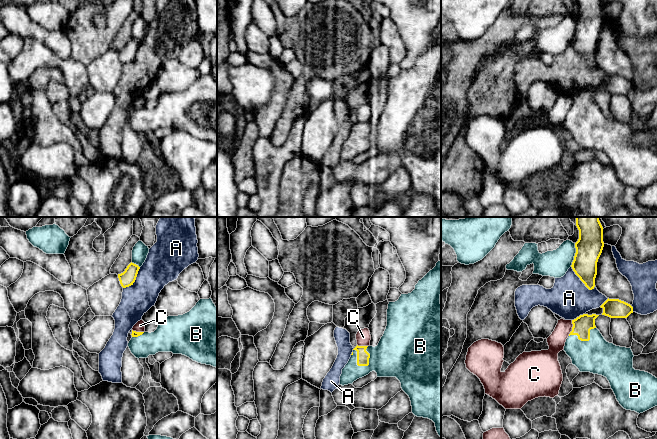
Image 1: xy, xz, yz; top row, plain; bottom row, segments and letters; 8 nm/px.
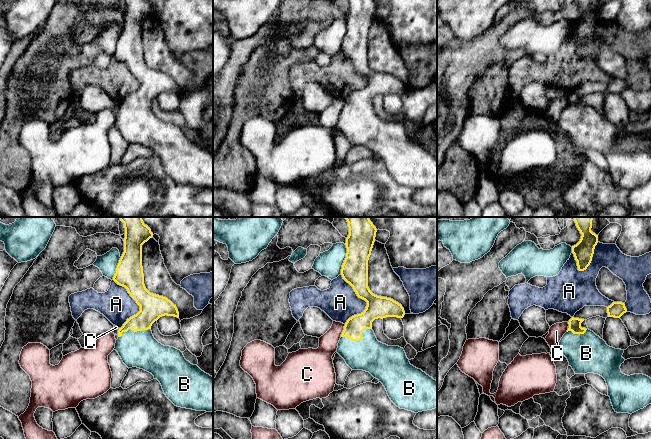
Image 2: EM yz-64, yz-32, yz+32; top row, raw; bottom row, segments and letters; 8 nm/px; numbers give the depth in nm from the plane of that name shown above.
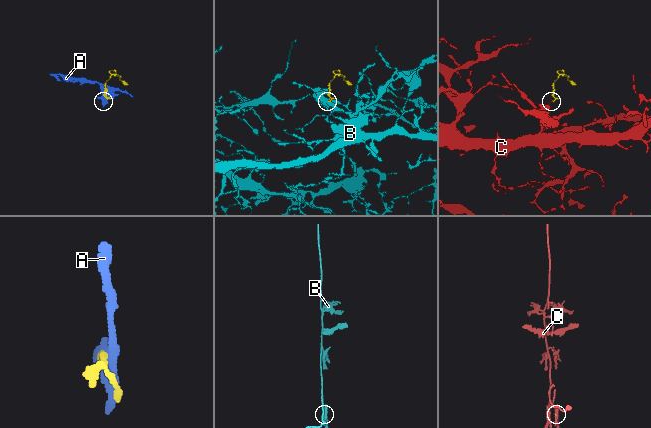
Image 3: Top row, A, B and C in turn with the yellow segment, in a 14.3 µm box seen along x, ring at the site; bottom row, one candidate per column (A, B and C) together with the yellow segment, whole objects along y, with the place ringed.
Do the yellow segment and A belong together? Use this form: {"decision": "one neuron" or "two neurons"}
{"decision": "two neurons"}

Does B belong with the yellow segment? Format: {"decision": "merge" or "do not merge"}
{"decision": "merge"}

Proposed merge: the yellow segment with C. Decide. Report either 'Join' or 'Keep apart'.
Keep apart

